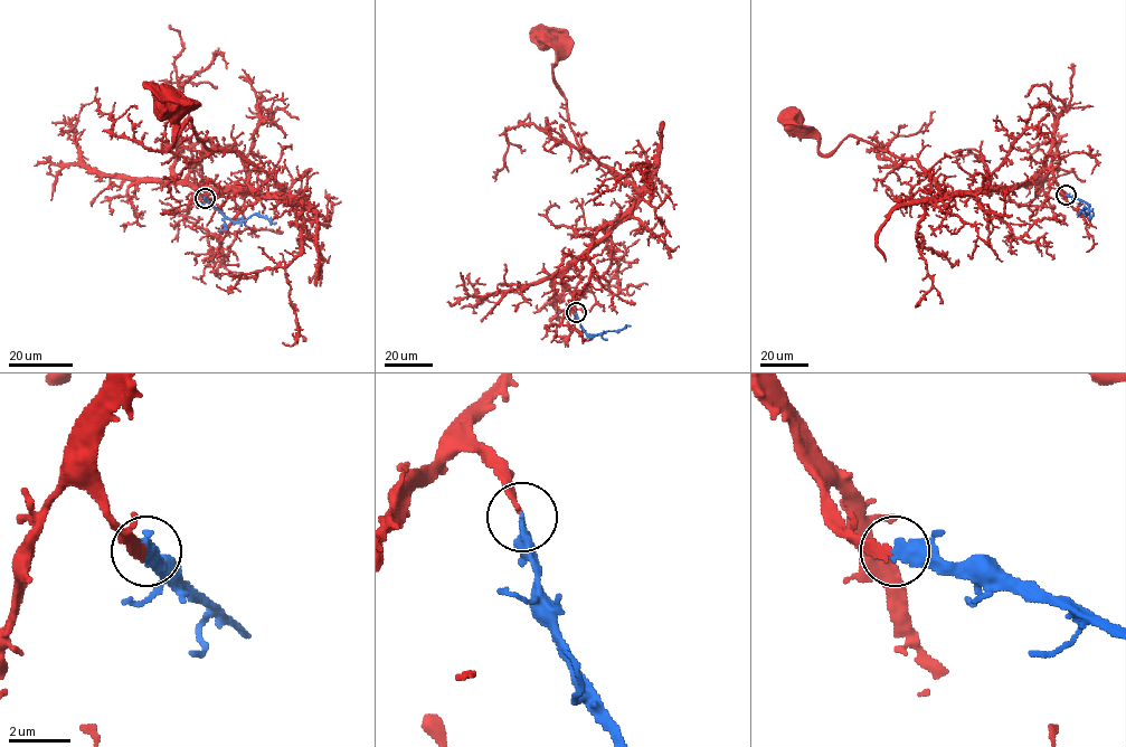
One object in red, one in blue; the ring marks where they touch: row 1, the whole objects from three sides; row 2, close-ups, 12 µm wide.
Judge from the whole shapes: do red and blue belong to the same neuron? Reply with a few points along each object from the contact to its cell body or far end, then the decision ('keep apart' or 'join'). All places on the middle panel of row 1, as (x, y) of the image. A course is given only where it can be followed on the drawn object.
red via (576, 312), (562, 275), (626, 214), (636, 190), (578, 143), (554, 74), (556, 49), (547, 41) | blue via (576, 312), (580, 327), (588, 334), (631, 325) | join

